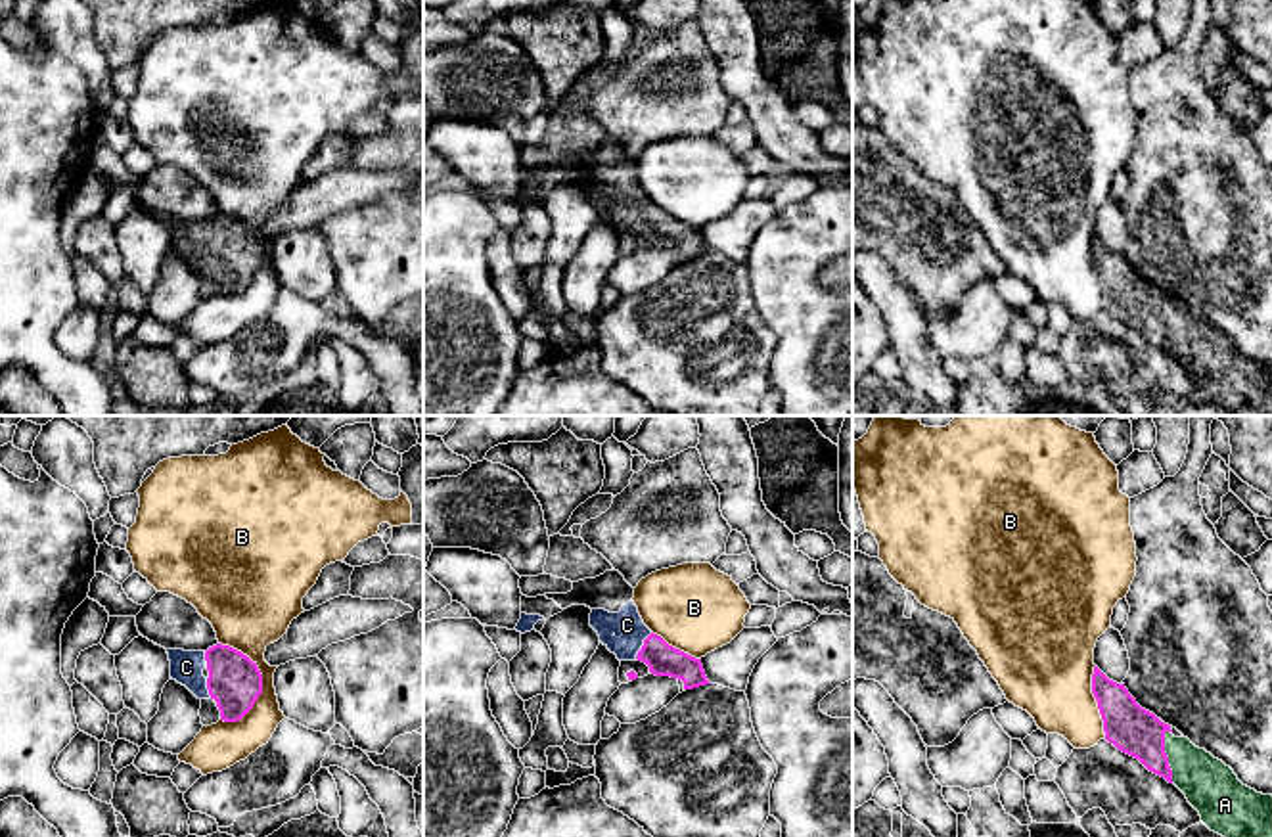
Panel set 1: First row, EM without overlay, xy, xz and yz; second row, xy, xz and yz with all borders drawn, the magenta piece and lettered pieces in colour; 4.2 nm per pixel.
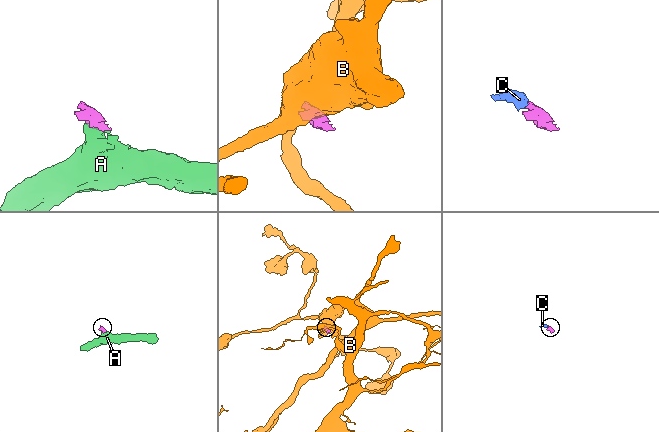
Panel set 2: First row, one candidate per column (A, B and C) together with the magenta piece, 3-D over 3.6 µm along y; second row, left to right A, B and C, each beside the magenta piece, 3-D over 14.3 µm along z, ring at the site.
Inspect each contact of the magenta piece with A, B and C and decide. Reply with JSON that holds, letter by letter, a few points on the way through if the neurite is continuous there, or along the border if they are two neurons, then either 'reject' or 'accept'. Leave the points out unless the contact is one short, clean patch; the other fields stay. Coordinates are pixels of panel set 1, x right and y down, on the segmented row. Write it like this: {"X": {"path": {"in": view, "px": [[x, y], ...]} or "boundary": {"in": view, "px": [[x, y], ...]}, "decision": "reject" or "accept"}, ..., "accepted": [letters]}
{"A": {"decision": "accept"}, "B": {"decision": "reject"}, "C": {"path": {"in": "xz", "px": [[663, 659], [642, 646], [627, 625]]}, "decision": "accept"}, "accepted": ["A", "C"]}

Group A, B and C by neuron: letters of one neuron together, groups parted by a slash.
A C / B

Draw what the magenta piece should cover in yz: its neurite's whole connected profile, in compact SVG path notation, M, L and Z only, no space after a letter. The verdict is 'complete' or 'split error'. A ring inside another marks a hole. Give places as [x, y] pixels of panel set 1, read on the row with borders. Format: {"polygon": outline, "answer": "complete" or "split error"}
{"polygon": "M1098 667L1092 693L1105 739L1174 783L1211 831L1222 837L1272 837L1272 795L1243 785L1230 766L1188 737L1174 737L1169 724L1142 709L1124 684L1109 680Z", "answer": "split error"}

